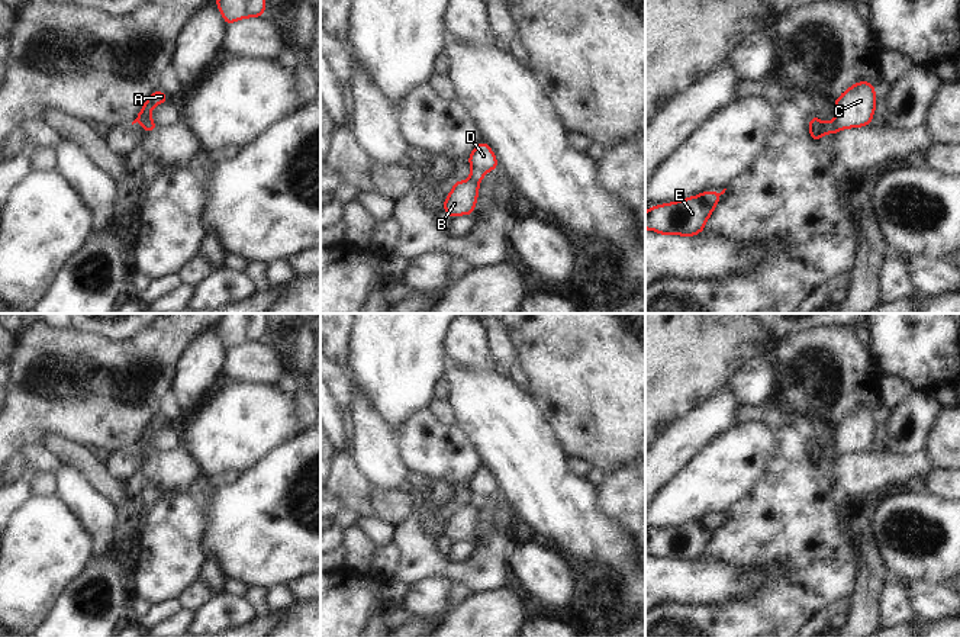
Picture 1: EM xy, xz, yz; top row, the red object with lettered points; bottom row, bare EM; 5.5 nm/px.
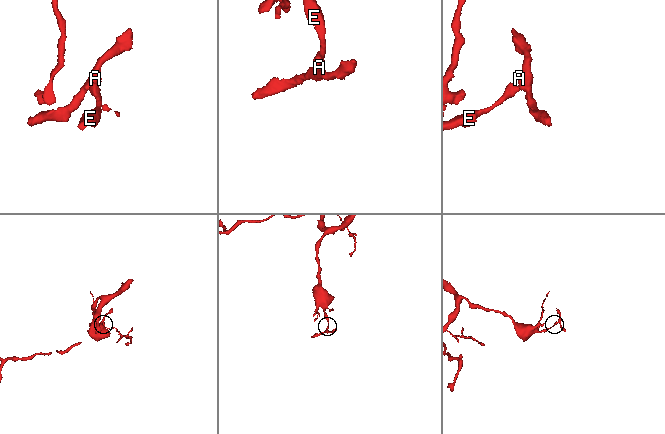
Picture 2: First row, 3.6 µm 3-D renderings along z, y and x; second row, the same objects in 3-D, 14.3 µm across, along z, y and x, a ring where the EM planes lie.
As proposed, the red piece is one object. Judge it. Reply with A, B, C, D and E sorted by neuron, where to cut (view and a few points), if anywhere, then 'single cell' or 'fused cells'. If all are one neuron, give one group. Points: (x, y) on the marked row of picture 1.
A B C / D E | xz (470, 179), (477, 185) | fused cells

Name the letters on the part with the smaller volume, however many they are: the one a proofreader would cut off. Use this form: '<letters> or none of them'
A, B, C

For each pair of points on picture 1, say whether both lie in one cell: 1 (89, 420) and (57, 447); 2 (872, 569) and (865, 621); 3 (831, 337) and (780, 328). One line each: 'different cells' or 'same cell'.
1: different cells
2: same cell
3: different cells

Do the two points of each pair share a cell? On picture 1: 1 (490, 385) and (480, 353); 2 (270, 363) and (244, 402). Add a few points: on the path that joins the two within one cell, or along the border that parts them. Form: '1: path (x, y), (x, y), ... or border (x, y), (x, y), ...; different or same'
1: border (453, 364), (474, 372), (493, 370); different
2: border (231, 380), (276, 385); different

